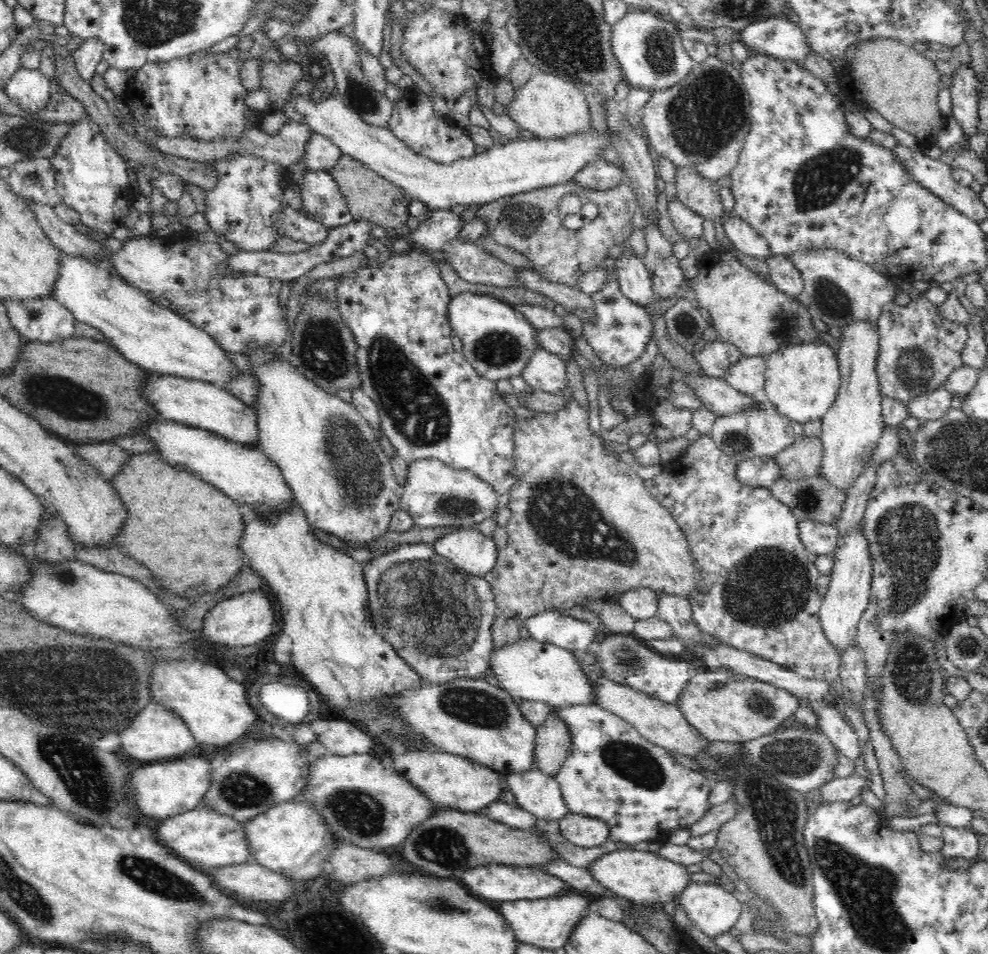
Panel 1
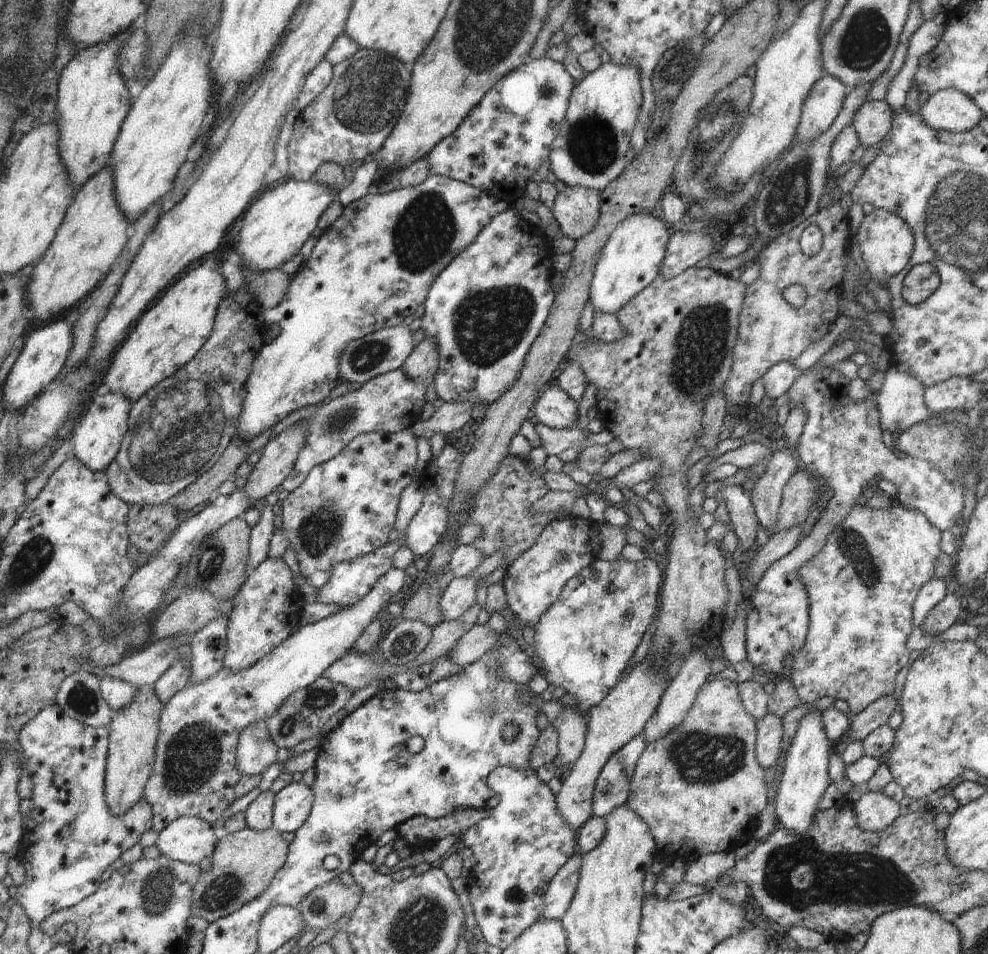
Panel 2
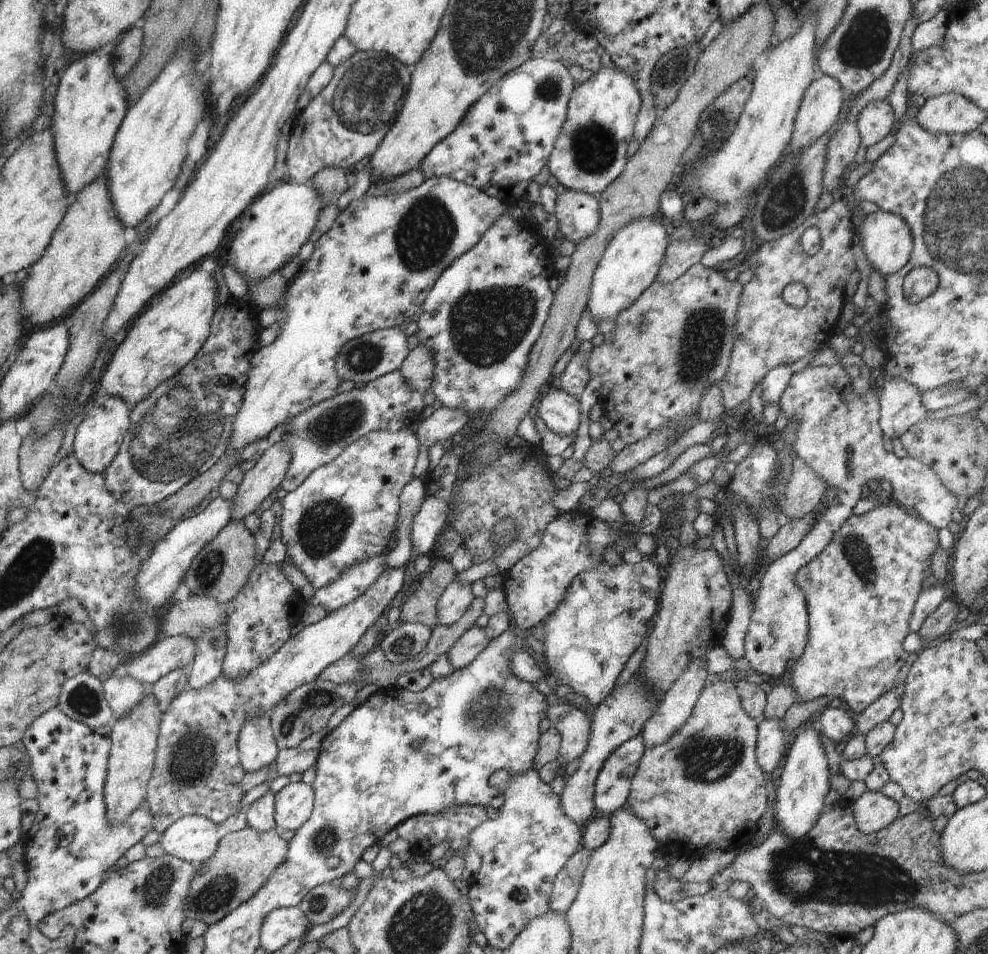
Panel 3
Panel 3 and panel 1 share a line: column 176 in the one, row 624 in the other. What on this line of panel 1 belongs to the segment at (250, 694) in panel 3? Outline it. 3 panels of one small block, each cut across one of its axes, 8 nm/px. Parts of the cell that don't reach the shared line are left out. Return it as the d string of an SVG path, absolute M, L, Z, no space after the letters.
M711 436L699 437L691 440L686 449L686 454L682 460L678 460L678 468L676 468L676 476L674 476L674 463L672 462L672 468L666 468L668 472L654 476L652 479L645 481L646 489L648 493L652 495L673 517L679 524L682 532L685 534L686 540L690 545L690 552L693 556L693 565L697 568L700 577L702 577L702 588L698 588L700 591L696 596L690 596L689 603L692 604L692 617L694 617L694 623L698 625L700 631L709 634L718 639L720 643L727 646L736 647L737 650L744 650L760 656L762 659L769 659L770 662L787 668L792 672L799 674L802 678L813 678L814 680L825 680L832 684L836 682L839 677L839 670L841 667L840 649L836 649L822 631L822 625L820 625L820 610L823 602L821 594L817 590L817 581L821 576L817 566L808 560L808 553L801 541L798 528L798 518L794 516L794 513L790 510L789 506L782 504L781 500L772 499L772 494L768 488L756 486L752 487L746 484L742 484L737 477L737 462L728 456L722 449L717 447L717 444L712 440Z

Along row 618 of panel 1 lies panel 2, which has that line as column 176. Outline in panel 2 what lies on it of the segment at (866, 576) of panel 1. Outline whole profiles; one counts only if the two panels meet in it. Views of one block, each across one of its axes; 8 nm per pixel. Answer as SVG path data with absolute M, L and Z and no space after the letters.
M181 817L169 826L166 826L166 829L159 833L155 846L160 850L161 856L166 856L170 860L198 865L204 858L211 859L217 842L214 830L212 830L212 826L206 820L196 817Z

